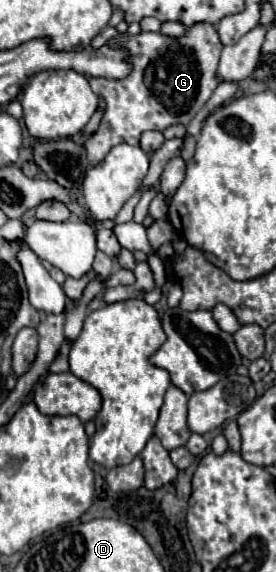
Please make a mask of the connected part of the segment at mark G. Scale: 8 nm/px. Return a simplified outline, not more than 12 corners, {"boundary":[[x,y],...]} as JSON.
{"boundary":[[210,23],[138,33],[126,79],[90,79],[106,101],[90,167],[148,129],[188,125],[218,87]]}

